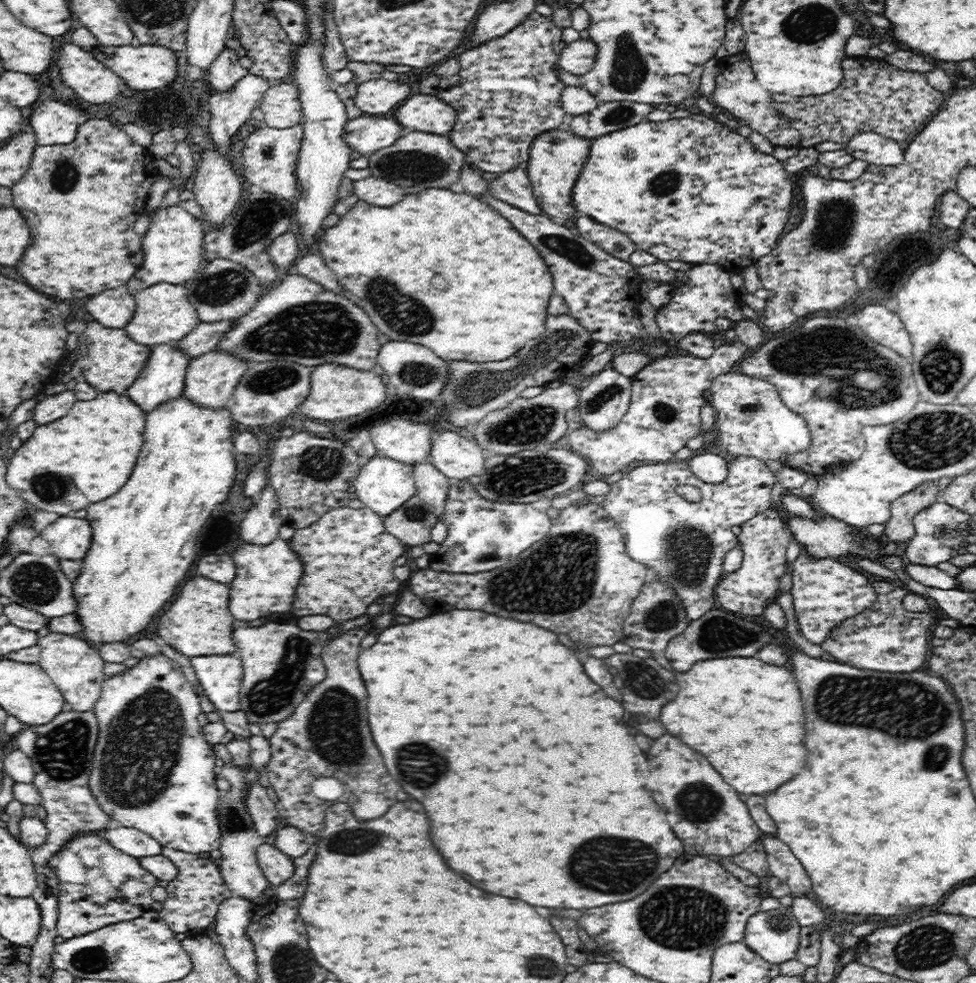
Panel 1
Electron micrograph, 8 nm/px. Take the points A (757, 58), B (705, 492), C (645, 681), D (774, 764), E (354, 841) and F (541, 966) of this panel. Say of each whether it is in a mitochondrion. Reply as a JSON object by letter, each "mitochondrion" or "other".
{"A":"other","B":"other","C":"mitochondrion","D":"other","E":"mitochondrion","F":"mitochondrion"}

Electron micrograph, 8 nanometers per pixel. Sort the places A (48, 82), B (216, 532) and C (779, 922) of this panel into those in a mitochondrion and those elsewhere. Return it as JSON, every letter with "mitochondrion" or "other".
{"A":"other","B":"other","C":"mitochondrion"}

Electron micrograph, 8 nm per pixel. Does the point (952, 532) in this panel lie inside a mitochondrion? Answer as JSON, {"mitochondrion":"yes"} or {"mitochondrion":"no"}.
{"mitochondrion":"yes"}

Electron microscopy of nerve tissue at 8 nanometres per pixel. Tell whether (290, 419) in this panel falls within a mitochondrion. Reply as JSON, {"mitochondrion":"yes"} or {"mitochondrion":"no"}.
{"mitochondrion":"no"}

